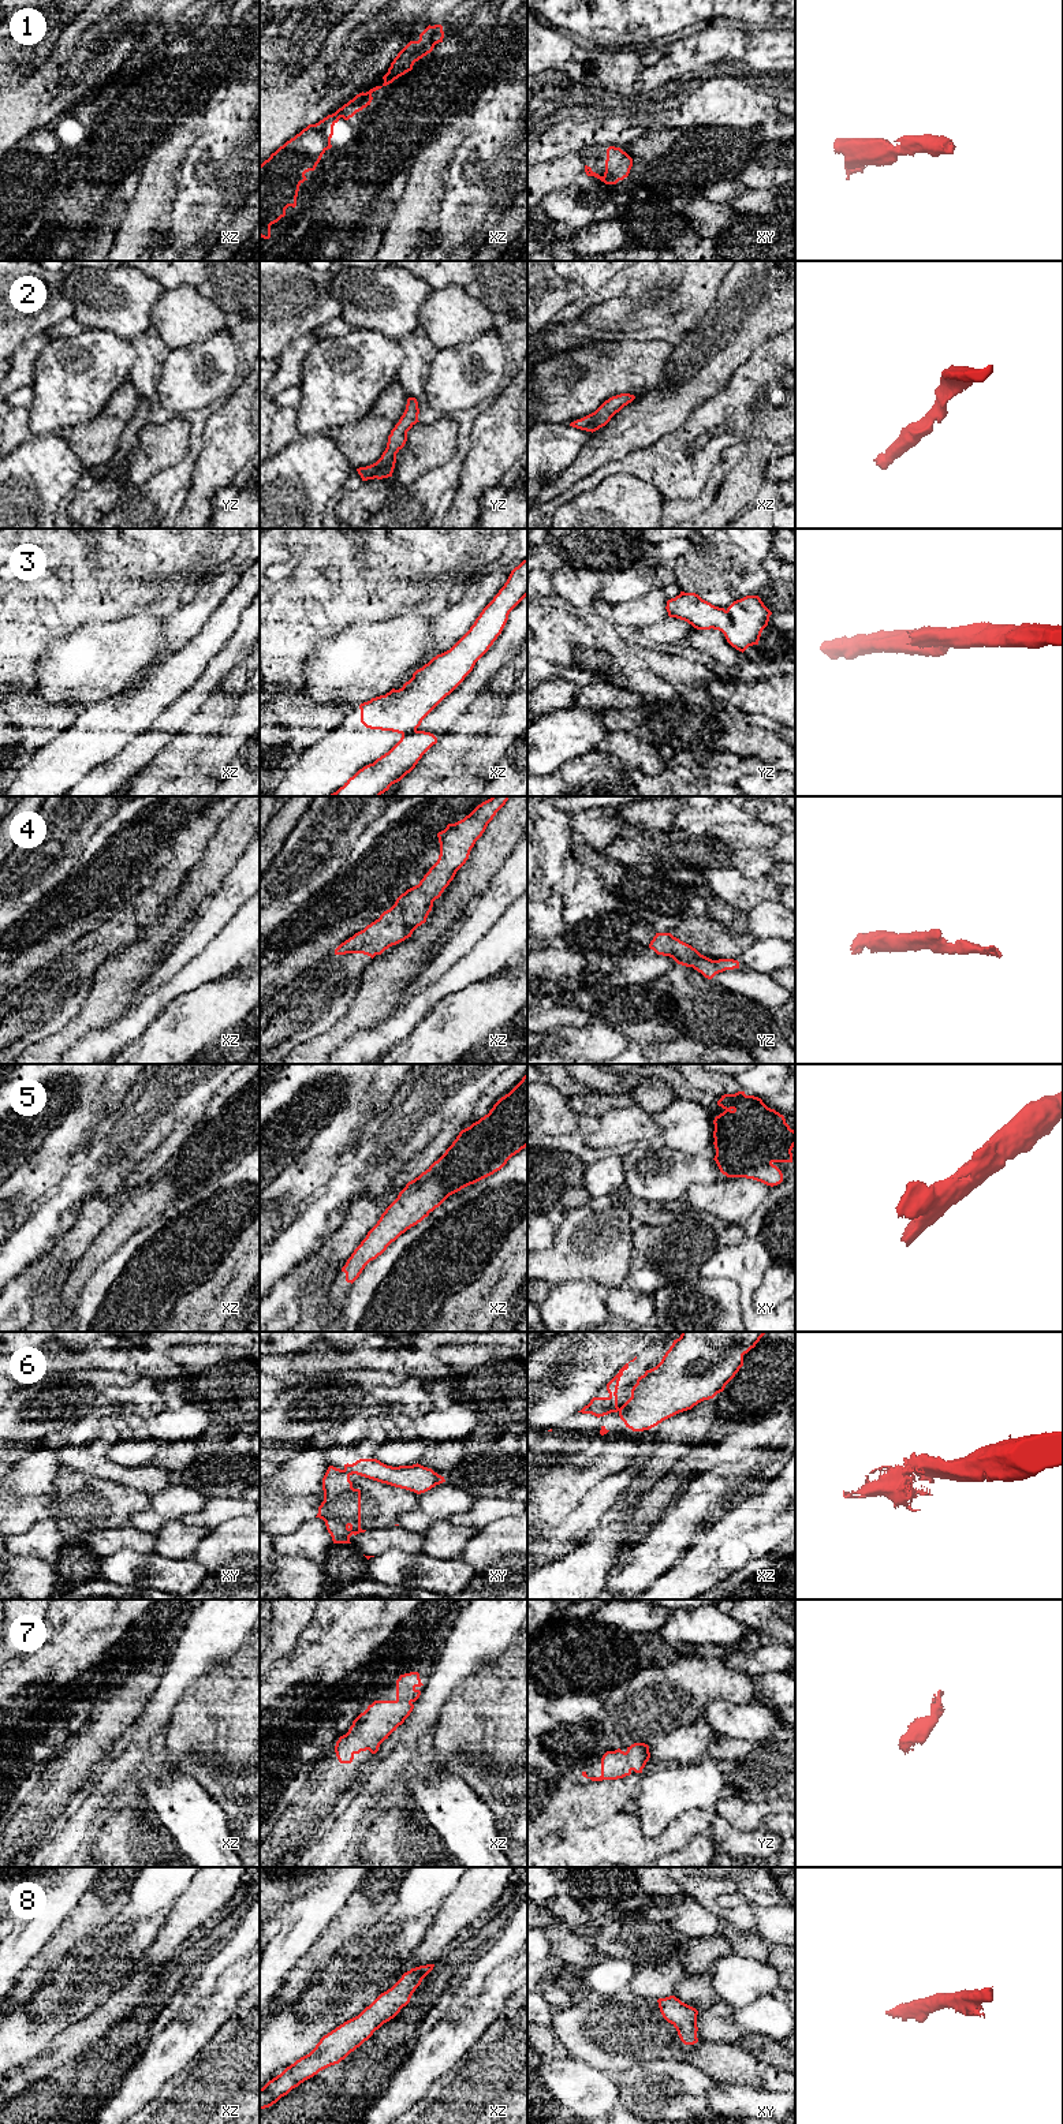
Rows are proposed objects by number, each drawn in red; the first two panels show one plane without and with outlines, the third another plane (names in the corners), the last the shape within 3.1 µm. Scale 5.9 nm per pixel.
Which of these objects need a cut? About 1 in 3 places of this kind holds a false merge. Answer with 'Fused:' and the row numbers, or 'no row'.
Fused: 3, 6

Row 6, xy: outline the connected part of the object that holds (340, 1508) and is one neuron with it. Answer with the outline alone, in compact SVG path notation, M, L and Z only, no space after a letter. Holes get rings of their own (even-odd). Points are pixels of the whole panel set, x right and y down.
M329 1466L322 1478L324 1501L318 1507L320 1518L325 1522L333 1543L351 1543L350 1537L365 1533L361 1528L361 1490L353 1487L350 1477L353 1472Z

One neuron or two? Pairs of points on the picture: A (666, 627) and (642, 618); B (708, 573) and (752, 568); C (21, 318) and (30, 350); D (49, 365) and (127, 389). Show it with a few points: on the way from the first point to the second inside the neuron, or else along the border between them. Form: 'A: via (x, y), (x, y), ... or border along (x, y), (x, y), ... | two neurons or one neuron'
A: border along (668, 616), (656, 623), (638, 627) | two neurons
B: via (719, 570), (741, 568) | one neuron
C: border along (45, 332), (25, 340), (14, 353) | two neurons
D: border along (129, 379), (119, 387), (100, 413) | two neurons

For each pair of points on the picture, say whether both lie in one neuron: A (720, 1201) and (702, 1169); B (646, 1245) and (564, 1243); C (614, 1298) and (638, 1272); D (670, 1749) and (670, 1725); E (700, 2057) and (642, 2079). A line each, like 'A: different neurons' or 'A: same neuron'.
A: different neurons
B: different neurons
C: different neurons
D: different neurons
E: different neurons

